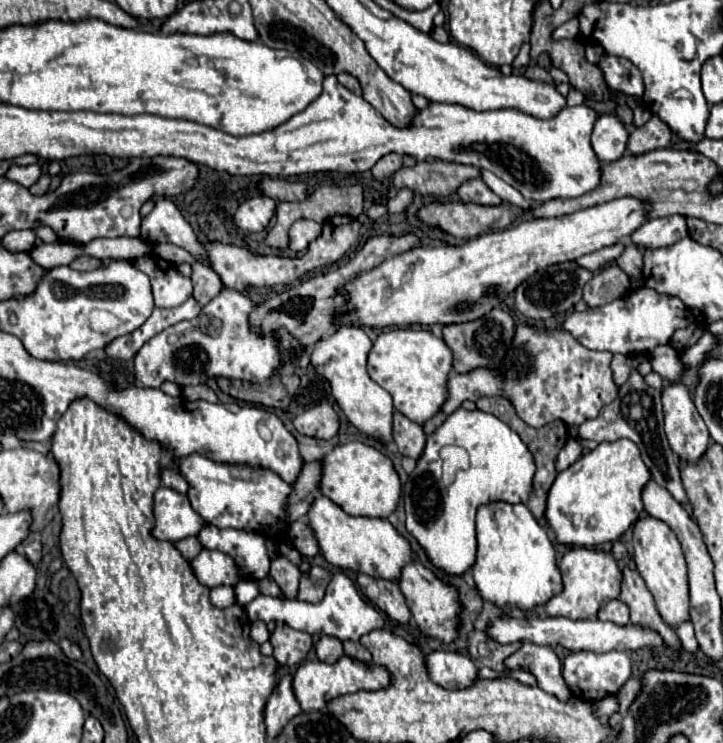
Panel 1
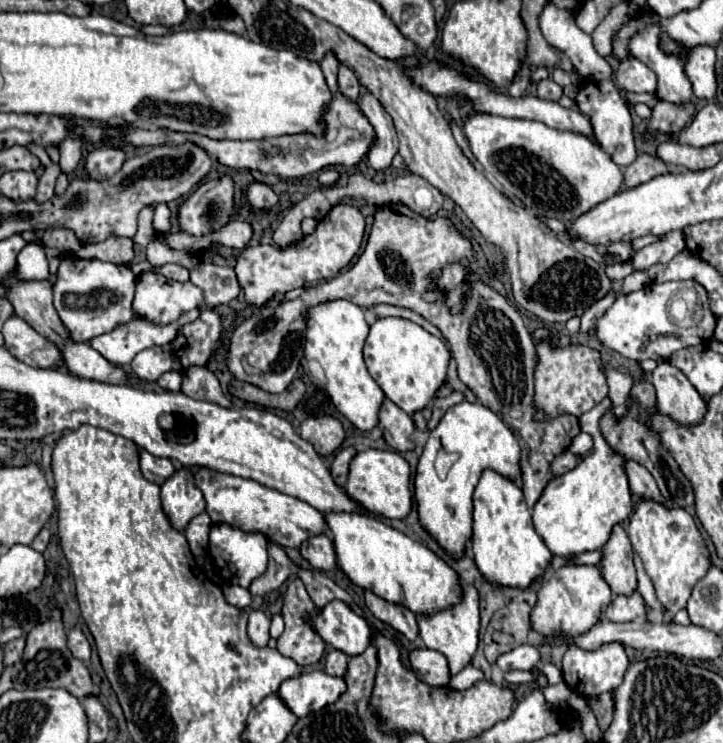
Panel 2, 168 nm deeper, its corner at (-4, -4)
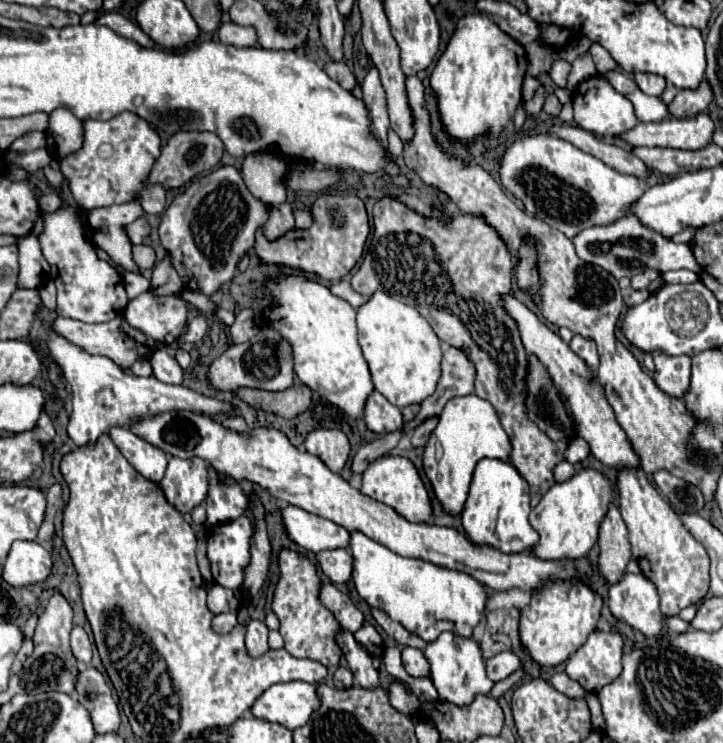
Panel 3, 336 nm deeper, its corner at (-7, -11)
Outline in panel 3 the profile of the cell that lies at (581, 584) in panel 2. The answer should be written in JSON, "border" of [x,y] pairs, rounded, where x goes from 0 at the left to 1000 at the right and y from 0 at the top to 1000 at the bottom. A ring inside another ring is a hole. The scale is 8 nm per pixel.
{"border":[[[799,779],[758,785],[741,795],[725,822],[719,822],[719,863],[730,873],[736,890],[752,898],[769,898],[808,868],[808,860],[824,847],[830,822],[830,801]]]}

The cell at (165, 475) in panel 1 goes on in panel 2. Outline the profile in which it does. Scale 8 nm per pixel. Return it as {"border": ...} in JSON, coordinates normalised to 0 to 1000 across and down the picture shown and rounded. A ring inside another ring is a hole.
{"border":[[[195,606],[195,635],[206,649],[223,654],[223,651],[228,651],[228,646],[234,646],[234,641],[239,641],[242,624],[231,616],[217,616],[217,614]]]}

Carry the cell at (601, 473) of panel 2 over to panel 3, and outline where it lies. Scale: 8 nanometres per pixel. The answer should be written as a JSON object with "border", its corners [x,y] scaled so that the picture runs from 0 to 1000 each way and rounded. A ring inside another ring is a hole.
{"border":[[[808,631],[802,637],[797,637],[794,642],[788,642],[780,650],[769,650],[758,658],[758,664],[747,672],[747,677],[736,685],[733,690],[733,707],[747,717],[744,731],[736,736],[736,744],[747,752],[802,752],[808,747],[813,747],[813,742],[824,734],[827,728],[827,709],[830,701],[835,699],[841,680],[849,674],[849,661],[846,653],[841,650],[838,642],[833,642],[827,634],[822,631]]]}

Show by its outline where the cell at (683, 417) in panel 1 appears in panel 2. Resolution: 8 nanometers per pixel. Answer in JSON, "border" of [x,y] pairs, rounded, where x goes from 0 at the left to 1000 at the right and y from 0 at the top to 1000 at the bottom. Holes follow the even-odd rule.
{"border":[[[914,487],[900,503],[900,517],[909,528],[909,552],[942,573],[964,573],[975,563],[978,541],[959,522],[959,517],[931,495]]]}

